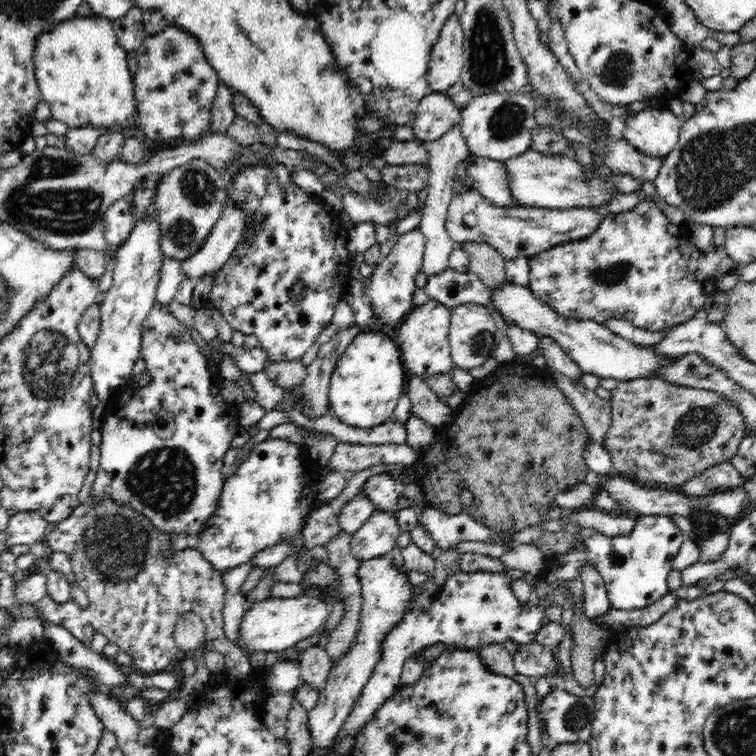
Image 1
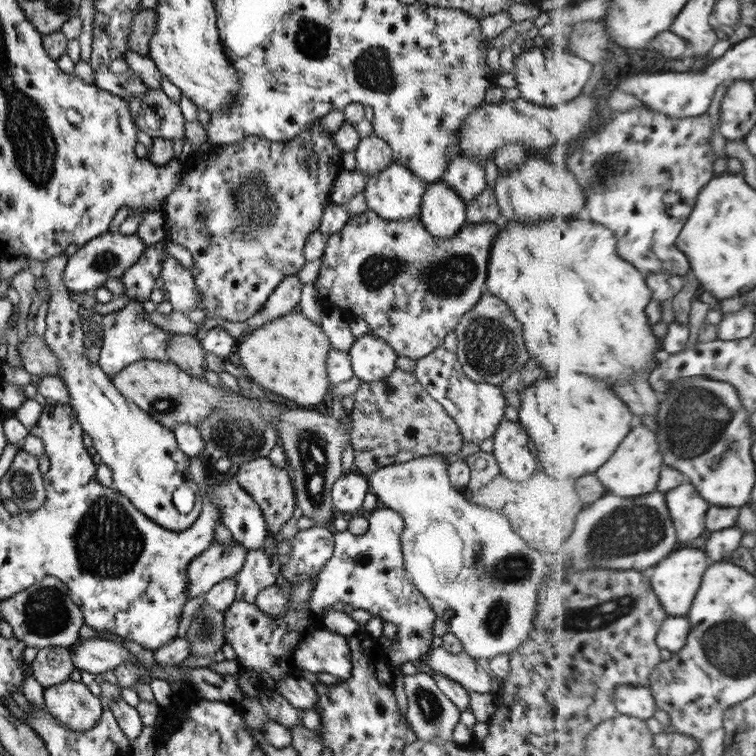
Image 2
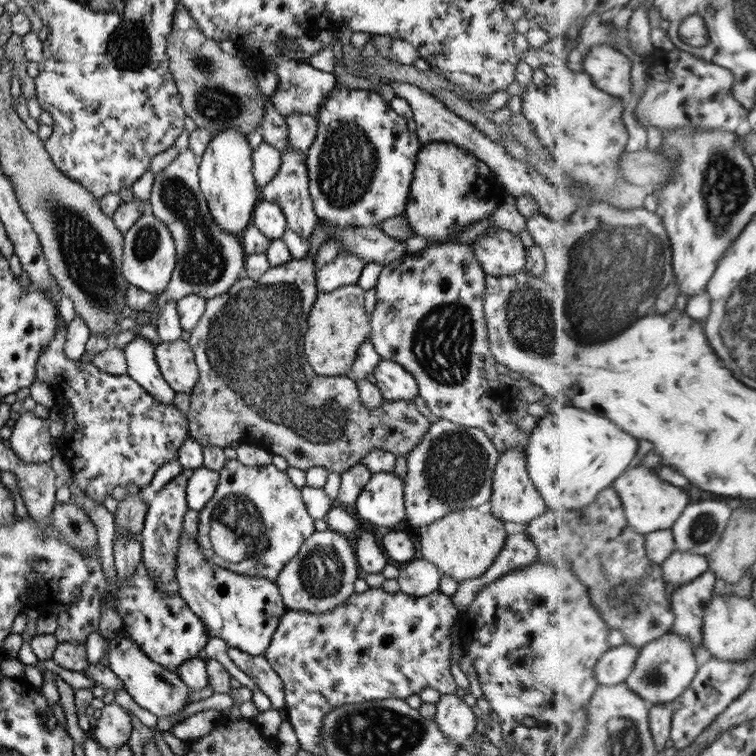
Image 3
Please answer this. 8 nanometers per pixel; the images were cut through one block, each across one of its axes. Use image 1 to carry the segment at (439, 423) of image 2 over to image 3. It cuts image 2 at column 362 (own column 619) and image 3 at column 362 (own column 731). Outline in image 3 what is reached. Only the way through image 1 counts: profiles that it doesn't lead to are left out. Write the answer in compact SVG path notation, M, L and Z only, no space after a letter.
M308 256L308 258L304 257L303 259L291 258L283 265L270 267L264 272L264 276L258 278L258 280L252 280L252 278L248 277L238 279L228 289L228 292L206 301L204 314L194 329L190 331L190 339L187 341L191 350L194 351L195 362L199 370L199 380L192 392L190 392L192 400L187 414L188 434L192 435L203 447L219 446L224 449L226 446L230 446L232 442L236 442L236 440L239 442L249 441L251 444L267 449L272 455L280 455L282 458L286 458L286 462L290 466L295 466L305 471L312 467L320 466L331 473L336 472L336 474L341 475L356 463L360 463L360 460L374 448L392 452L396 456L402 456L402 454L408 454L424 438L431 423L426 418L426 415L418 410L413 399L403 401L384 400L380 407L370 409L360 400L357 384L350 375L318 376L308 364L308 360L306 360L306 356L302 352L302 344L305 344L305 334L308 330L308 313L310 313L312 305L315 303L318 293L316 290L314 262Z

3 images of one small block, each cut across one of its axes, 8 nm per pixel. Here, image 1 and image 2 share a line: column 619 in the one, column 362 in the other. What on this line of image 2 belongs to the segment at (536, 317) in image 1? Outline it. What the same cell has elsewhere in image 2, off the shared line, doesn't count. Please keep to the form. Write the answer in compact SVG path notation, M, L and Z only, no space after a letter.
M365 333L348 350L353 373L364 383L385 379L396 369L398 355L380 337Z

